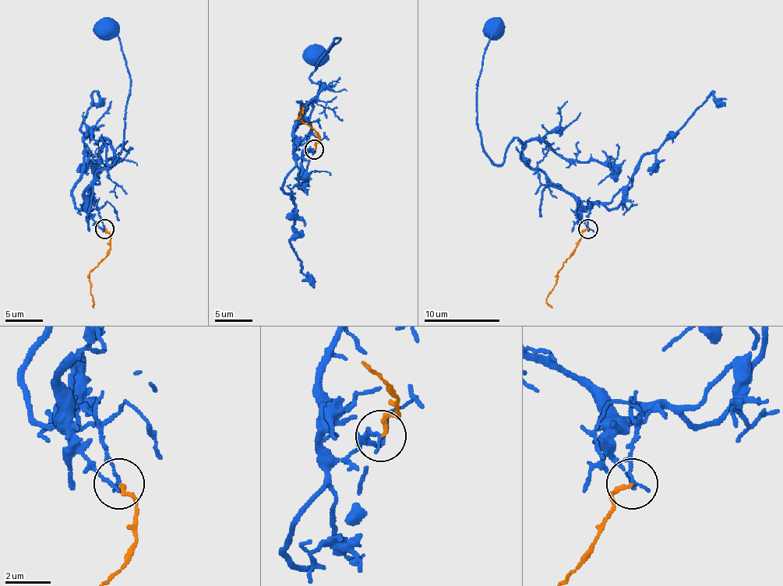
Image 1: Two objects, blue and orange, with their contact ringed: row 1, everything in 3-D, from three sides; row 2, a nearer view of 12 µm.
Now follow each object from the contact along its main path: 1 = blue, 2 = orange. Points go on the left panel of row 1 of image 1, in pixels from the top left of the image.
1: (105, 229), (84, 192), (113, 163), (101, 139), (109, 165), (122, 148), (129, 72), (103, 28)
2: (105, 229), (109, 233), (111, 248), (89, 273), (92, 307)

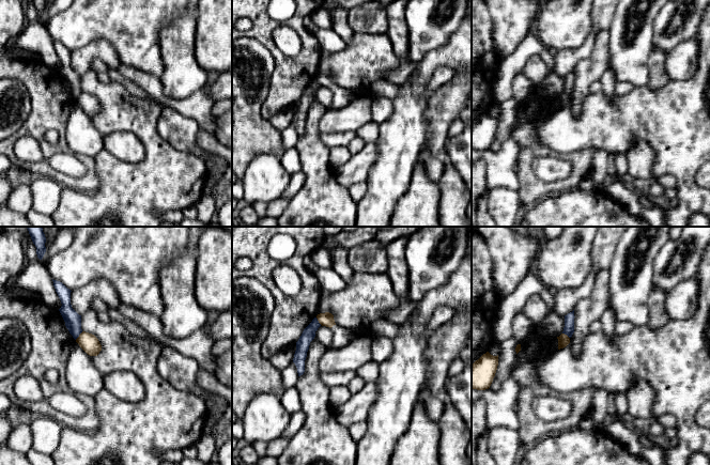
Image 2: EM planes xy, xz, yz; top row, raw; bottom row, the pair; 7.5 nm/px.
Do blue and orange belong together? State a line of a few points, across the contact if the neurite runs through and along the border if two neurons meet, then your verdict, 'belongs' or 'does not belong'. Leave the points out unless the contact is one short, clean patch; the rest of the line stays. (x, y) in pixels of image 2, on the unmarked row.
xy (82, 92), (75, 99) | does not belong

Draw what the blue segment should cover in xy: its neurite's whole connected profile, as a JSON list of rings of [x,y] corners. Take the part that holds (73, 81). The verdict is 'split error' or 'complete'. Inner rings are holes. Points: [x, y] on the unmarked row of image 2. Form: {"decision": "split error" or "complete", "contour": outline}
{"decision": "complete", "contour": [[[53,41],[53,47],[56,52],[61,61],[61,68],[59,69],[65,87],[68,90],[70,94],[76,100],[79,95],[82,93],[81,90],[81,76],[79,76],[71,65],[71,50],[67,49],[62,43]]]}

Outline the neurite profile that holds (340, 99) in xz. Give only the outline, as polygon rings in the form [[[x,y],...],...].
[[[320,74],[317,79],[322,87],[329,88],[333,91],[333,100],[328,110],[340,110],[350,104],[348,91],[336,86],[331,74]]]

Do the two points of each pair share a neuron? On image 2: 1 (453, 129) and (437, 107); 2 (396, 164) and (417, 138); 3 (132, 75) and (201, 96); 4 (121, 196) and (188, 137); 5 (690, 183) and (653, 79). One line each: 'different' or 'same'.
1: different
2: same
3: same
4: different
5: different

